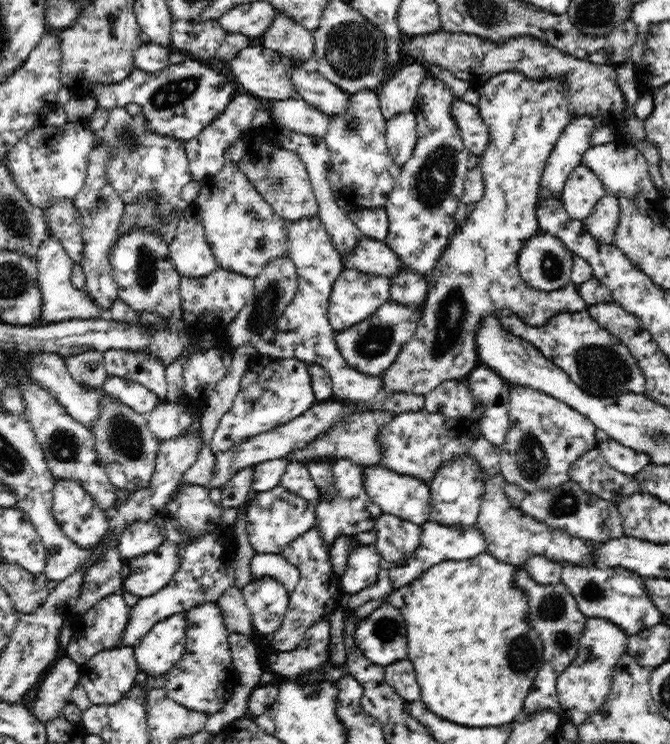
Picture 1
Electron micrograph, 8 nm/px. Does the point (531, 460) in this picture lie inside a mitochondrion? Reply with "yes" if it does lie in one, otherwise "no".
yes

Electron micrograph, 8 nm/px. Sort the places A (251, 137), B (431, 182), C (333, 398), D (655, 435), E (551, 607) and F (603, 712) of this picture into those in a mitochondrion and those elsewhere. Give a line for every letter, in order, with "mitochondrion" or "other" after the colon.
A: other
B: mitochondrion
C: other
D: mitochondrion
E: mitochondrion
F: other

